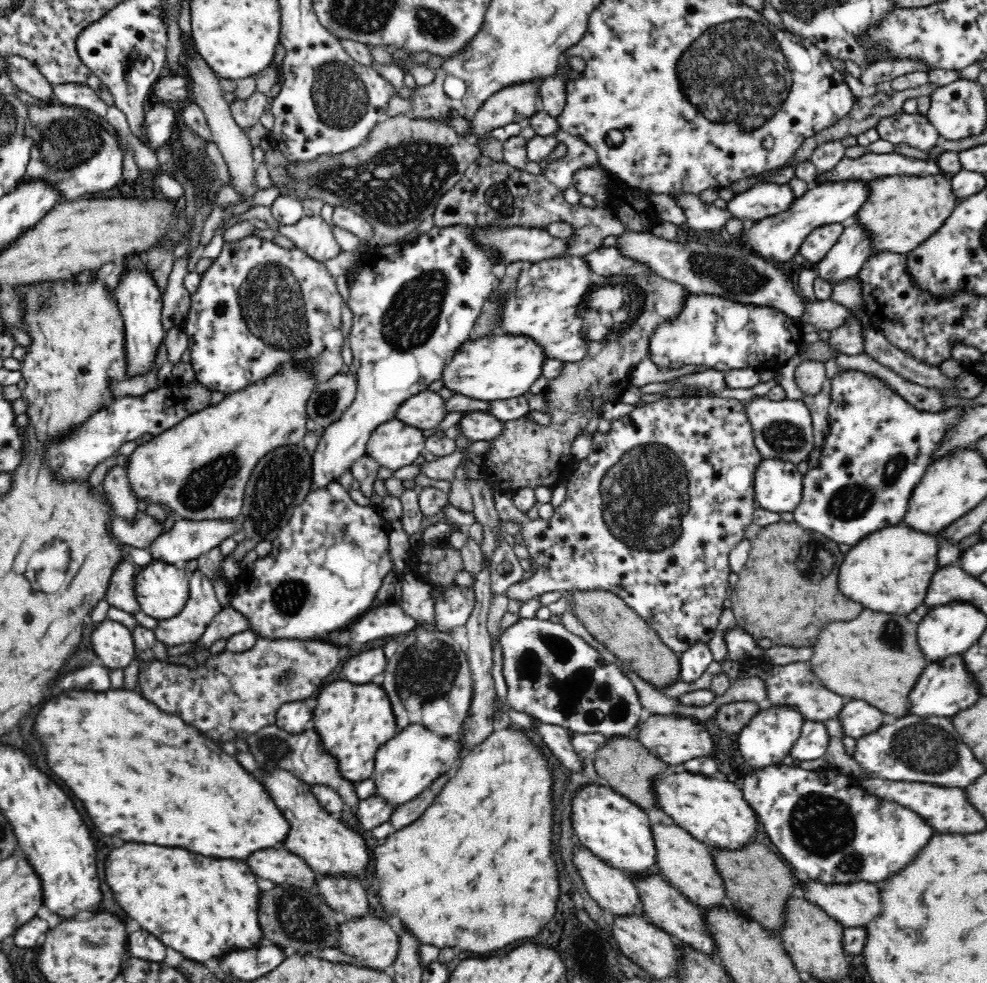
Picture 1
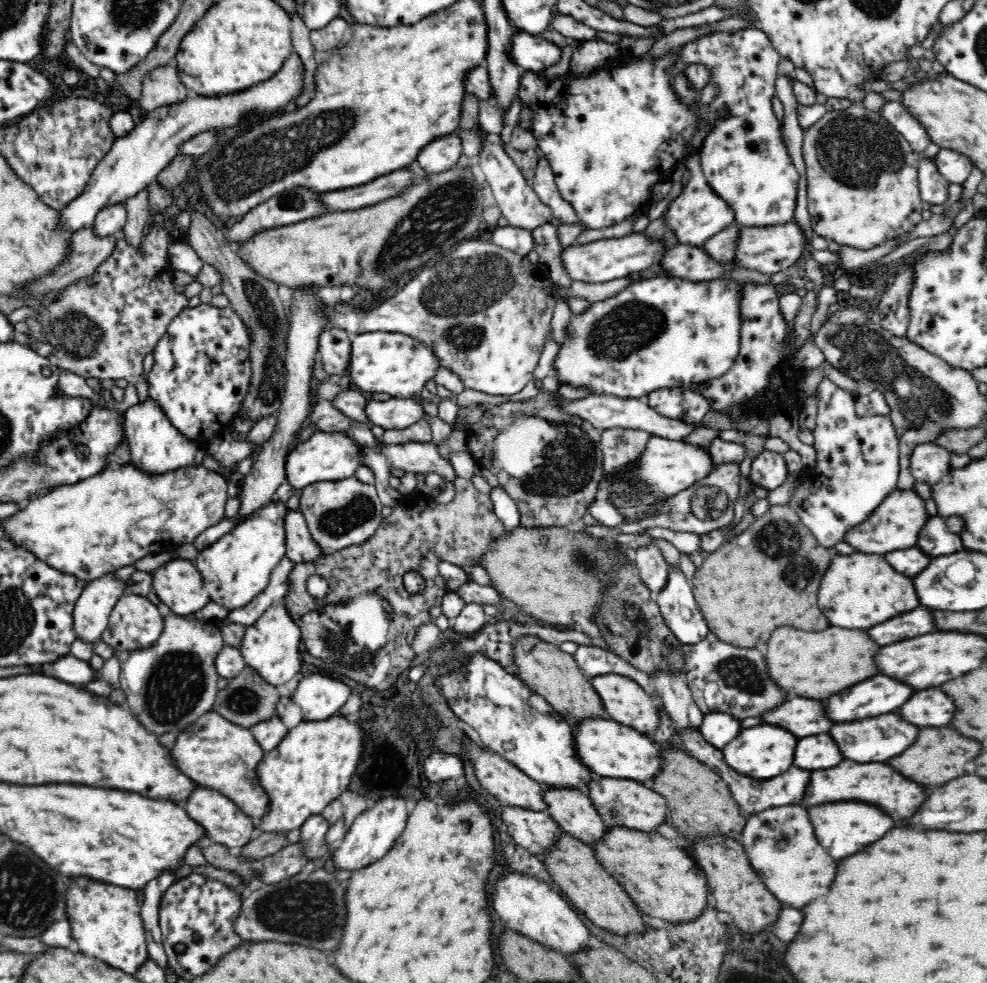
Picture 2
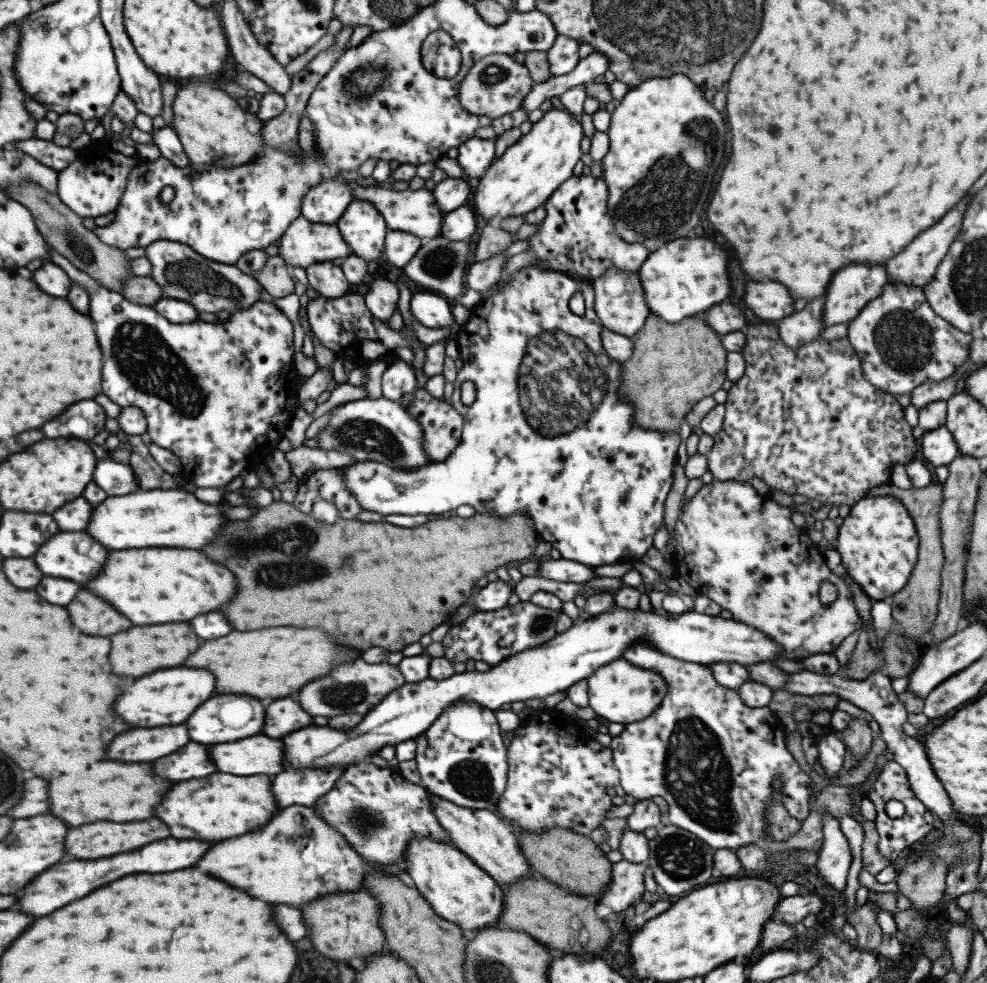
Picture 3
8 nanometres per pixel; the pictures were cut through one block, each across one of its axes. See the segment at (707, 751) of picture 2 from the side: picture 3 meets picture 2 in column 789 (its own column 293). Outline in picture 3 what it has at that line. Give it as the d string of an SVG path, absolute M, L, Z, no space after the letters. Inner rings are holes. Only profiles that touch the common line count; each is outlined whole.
M334 766L326 770L286 770L272 780L276 806L288 808L298 804L312 807L330 790L346 768Z

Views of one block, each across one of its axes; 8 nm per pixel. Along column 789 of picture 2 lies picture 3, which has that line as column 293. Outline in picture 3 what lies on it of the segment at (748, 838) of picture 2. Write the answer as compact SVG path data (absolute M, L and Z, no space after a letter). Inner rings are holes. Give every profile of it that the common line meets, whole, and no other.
M290 806L278 812L262 830L244 834L240 838L226 840L212 846L196 866L202 874L212 874L226 884L234 884L238 890L246 890L252 898L276 904L306 904L328 893L360 891L364 888L364 875L369 865L356 853L356 849L344 839L338 830L328 825L312 807Z

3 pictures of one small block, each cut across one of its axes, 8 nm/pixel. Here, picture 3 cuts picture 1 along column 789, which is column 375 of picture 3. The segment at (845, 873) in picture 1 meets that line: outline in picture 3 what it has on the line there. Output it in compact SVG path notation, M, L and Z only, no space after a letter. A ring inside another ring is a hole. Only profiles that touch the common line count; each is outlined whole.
M368 761L346 768L336 784L316 800L312 809L344 835L344 839L369 866L384 868L399 862L403 865L408 843L414 837L449 840L448 832L443 830L432 813L430 794L421 783L411 783L402 777L397 768L378 767Z

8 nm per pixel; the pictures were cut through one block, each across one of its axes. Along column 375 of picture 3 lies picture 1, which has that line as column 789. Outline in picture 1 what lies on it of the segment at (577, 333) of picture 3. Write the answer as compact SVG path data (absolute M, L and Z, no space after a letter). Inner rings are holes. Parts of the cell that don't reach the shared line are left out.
M762 459L754 478L755 502L770 512L793 512L802 498L804 480L796 465Z

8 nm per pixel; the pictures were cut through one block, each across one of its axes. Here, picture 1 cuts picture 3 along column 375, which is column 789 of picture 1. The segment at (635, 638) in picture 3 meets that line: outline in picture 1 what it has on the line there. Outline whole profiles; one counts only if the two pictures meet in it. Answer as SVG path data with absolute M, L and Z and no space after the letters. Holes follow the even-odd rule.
M763 705L763 710L736 735L740 756L744 758L749 771L760 770L766 766L778 766L783 758L790 755L795 743L799 740L801 728L805 722L796 707Z

